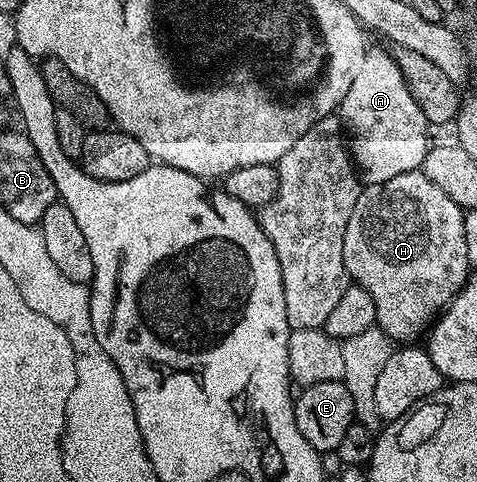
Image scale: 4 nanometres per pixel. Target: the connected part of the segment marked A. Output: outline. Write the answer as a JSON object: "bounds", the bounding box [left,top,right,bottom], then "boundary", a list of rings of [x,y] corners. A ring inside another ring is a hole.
{"bounds":[338,47,430,185],"boundary":[[[372,47],[365,51],[362,66],[358,66],[358,75],[354,82],[350,82],[346,98],[342,98],[338,115],[343,131],[350,137],[350,155],[365,185],[390,182],[390,178],[398,178],[398,174],[415,172],[423,165],[430,147],[430,139],[428,140],[430,125],[422,114],[418,102],[414,102],[414,94],[410,94],[406,78],[391,51],[383,52],[380,48]]]}

